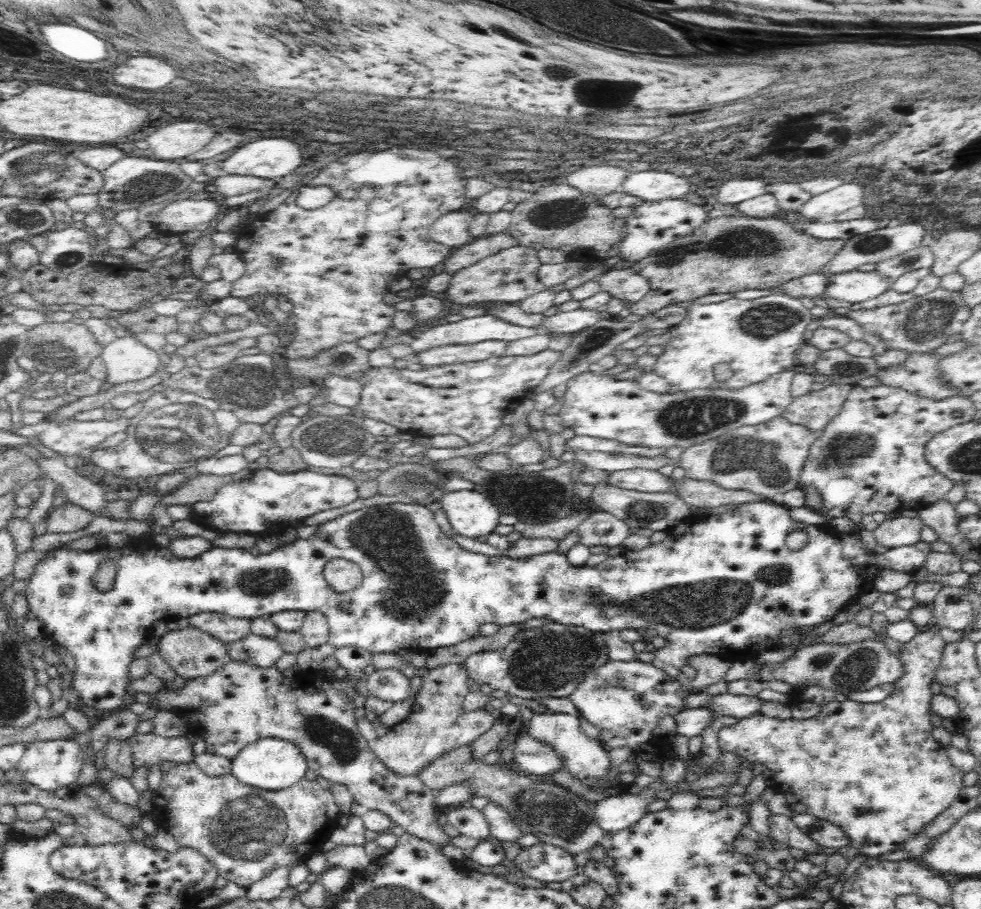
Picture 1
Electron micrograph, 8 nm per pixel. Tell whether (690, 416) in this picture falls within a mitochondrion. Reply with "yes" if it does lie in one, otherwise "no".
yes

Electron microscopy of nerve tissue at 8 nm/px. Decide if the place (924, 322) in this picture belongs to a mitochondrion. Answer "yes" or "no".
yes

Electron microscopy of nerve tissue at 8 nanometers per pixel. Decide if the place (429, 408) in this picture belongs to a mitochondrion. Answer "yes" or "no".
no

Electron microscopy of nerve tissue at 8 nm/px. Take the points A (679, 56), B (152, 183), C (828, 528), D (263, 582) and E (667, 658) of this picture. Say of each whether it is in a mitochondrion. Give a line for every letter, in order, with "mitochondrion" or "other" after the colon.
A: other
B: mitochondrion
C: other
D: mitochondrion
E: other

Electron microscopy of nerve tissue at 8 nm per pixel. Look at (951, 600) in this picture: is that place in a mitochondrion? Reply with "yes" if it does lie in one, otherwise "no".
yes

